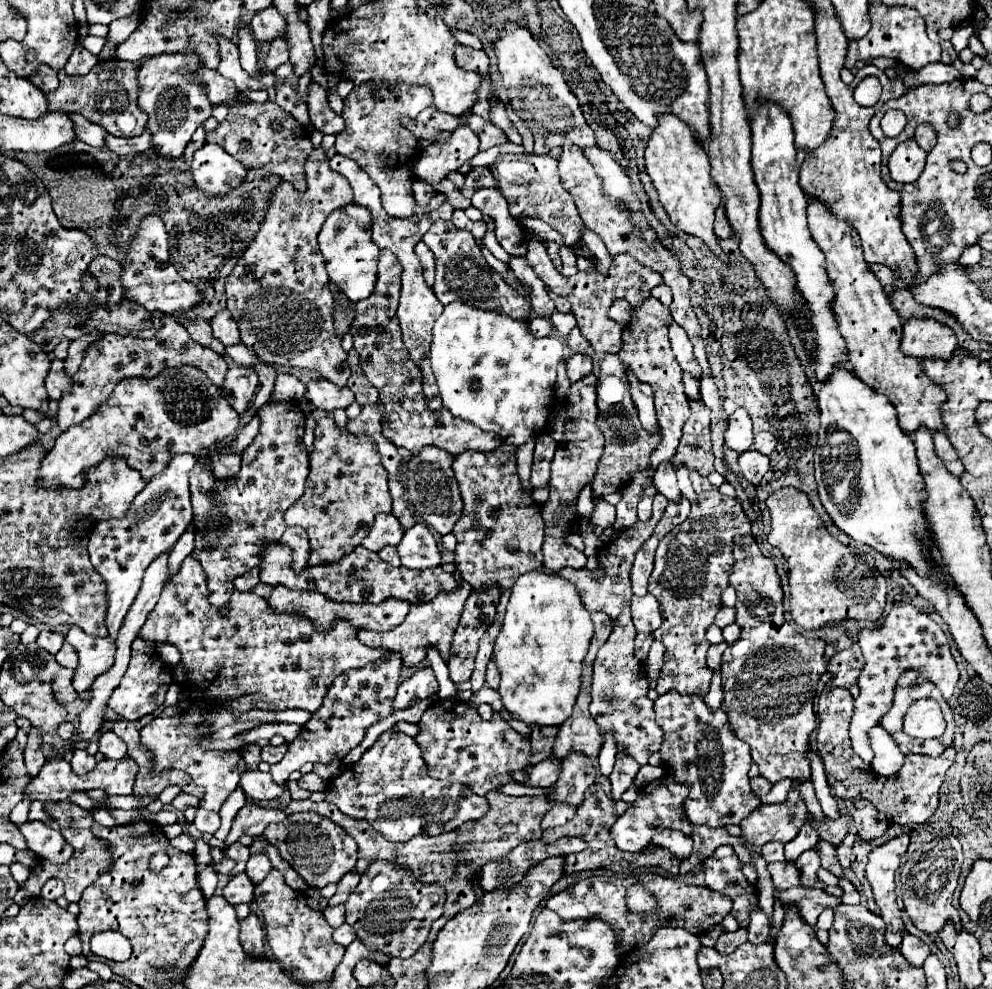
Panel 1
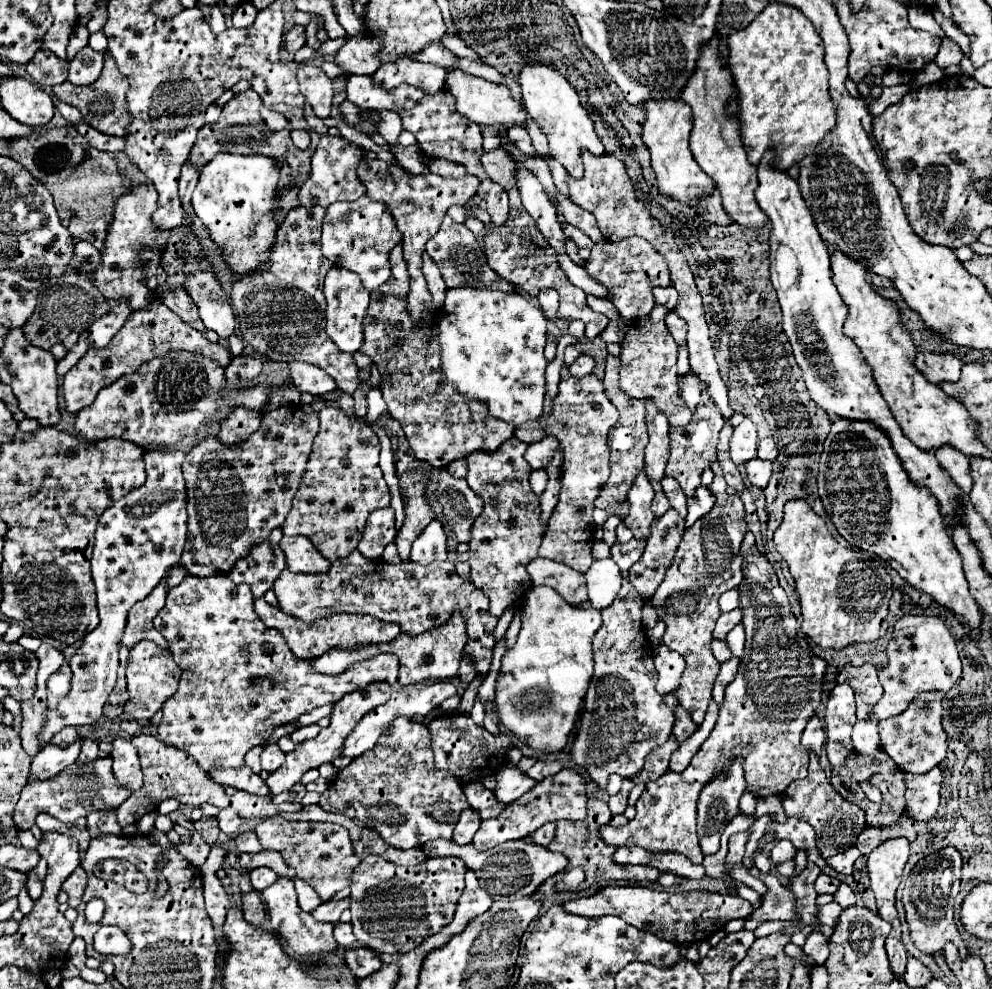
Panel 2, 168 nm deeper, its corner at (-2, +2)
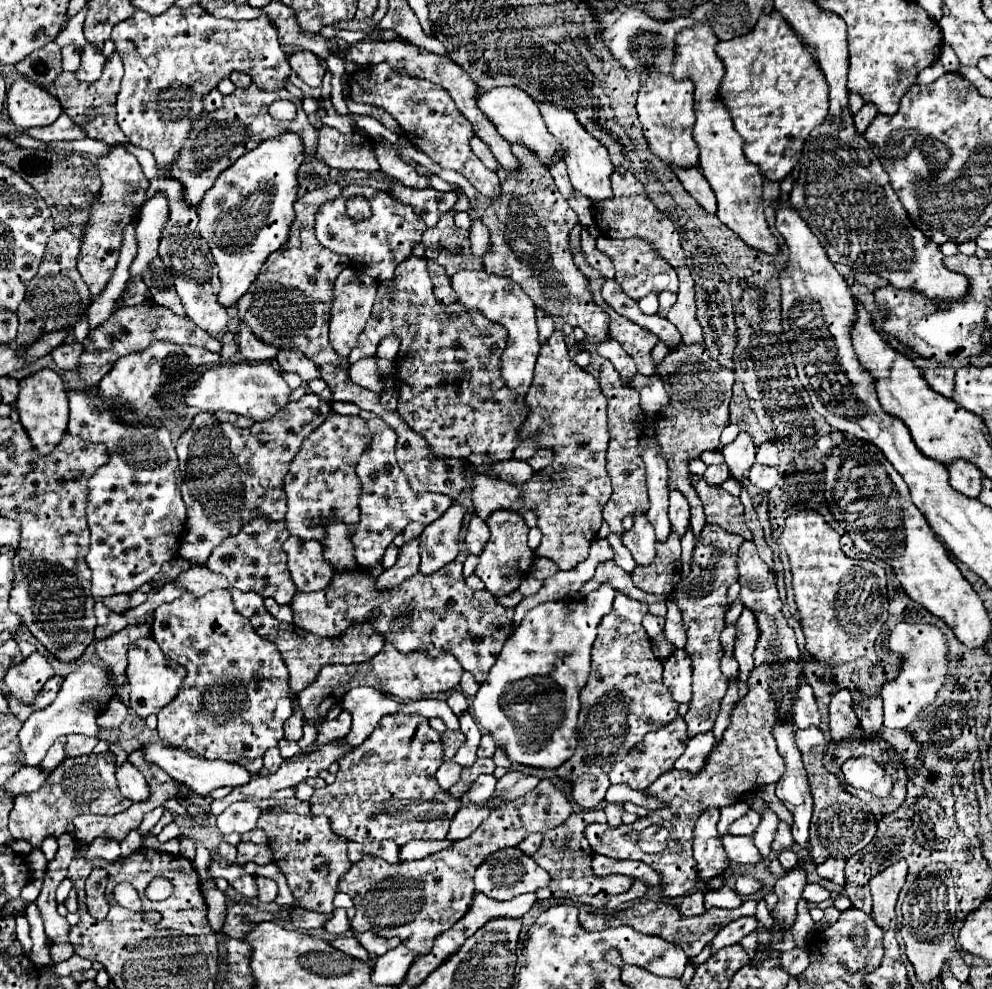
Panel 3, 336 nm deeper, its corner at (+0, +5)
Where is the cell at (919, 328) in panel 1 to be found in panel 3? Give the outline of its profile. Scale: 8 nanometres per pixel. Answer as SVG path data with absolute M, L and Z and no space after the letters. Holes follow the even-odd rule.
M929 368L929 370L923 370L923 378L941 396L945 396L945 398L953 396L953 388L955 388L955 382L953 382L955 370L953 368Z

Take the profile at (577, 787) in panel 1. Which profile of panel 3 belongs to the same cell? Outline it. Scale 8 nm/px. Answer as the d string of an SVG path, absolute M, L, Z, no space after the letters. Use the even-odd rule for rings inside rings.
M541 780L525 796L501 804L469 838L453 842L453 846L447 850L431 854L423 860L399 864L389 864L375 856L363 856L355 866L349 868L347 874L343 874L339 880L339 892L345 892L353 898L361 918L361 932L371 928L383 938L399 936L407 948L427 954L435 936L451 930L451 926L459 922L459 918L463 918L463 914L467 914L471 908L471 898L475 892L467 892L467 886L473 886L475 870L489 854L517 846L533 832L545 834L553 826L561 826L569 814L571 804L567 802L565 794L549 784L549 780Z

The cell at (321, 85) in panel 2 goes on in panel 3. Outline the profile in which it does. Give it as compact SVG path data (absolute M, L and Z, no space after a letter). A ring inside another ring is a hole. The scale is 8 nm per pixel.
M295 50L289 58L289 64L305 84L309 84L311 88L321 86L321 78L323 78L325 70L315 54L311 54L309 50Z

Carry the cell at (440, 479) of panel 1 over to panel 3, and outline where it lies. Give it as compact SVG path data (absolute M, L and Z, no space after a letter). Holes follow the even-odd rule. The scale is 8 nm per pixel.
M473 514L471 522L467 526L467 536L465 536L465 544L467 544L469 552L479 556L483 552L483 546L487 544L487 538L489 538L487 524L481 518L477 518L477 514Z

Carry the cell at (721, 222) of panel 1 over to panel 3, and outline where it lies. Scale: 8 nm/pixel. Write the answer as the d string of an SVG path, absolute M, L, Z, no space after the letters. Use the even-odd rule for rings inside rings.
M673 166L673 172L677 174L677 178L681 180L681 184L685 186L685 190L711 214L717 212L717 200L715 194L709 186L709 182L705 180L705 176L701 174L699 168L695 170L679 170L679 166Z

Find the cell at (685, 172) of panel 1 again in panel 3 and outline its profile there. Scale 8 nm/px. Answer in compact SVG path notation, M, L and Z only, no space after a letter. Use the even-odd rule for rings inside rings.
M651 72L641 84L639 98L637 98L637 114L653 154L657 154L667 164L677 164L683 168L699 166L697 146L693 140L695 114L693 114L693 82L691 80L675 80L671 74Z

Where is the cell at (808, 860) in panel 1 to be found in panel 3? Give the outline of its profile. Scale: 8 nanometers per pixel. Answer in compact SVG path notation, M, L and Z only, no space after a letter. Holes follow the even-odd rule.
M801 900L797 904L797 920L795 920L795 926L791 926L791 932L793 932L793 938L797 942L799 948L805 948L807 946L807 938L813 934L813 920L809 916L809 908L807 908L807 902Z

